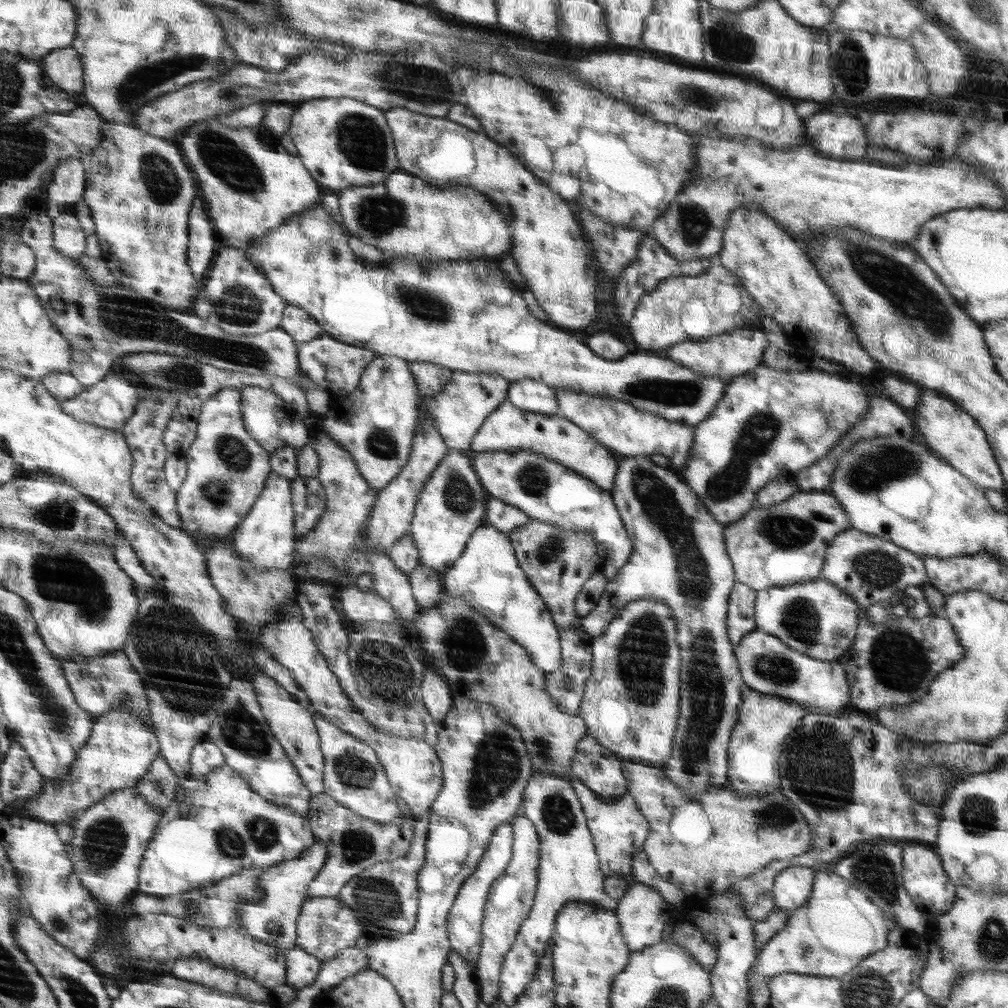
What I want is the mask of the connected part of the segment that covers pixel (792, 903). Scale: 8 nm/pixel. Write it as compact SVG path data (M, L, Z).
M800 866L784 869L775 878L772 894L775 896L775 909L794 911L805 909L812 897L816 870Z

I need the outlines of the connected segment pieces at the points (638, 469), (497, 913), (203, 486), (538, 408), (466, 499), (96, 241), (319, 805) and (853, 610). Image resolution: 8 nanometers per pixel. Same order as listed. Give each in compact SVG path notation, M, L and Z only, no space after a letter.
M624 457L619 462L618 473L611 494L622 521L628 531L634 552L616 579L607 582L596 608L581 618L578 627L592 637L599 637L608 628L620 609L629 602L644 597L660 598L674 614L676 642L680 649L680 705L679 716L672 739L672 754L668 766L662 766L668 780L680 788L688 798L702 796L710 788L724 788L728 778L728 743L736 728L738 710L744 696L743 675L727 630L728 606L736 580L734 563L727 551L724 524L712 517L699 496L684 480L648 457Z
M524 815L516 818L511 825L515 833L511 862L507 866L508 874L503 874L504 878L500 877L500 882L496 882L496 886L491 890L492 898L488 900L488 918L483 918L484 950L479 951L476 966L482 986L481 1000L487 1005L499 1000L501 986L499 978L502 974L504 958L514 945L520 926L527 919L536 896L537 867L540 862L538 831L535 829L535 823Z
M227 388L204 405L199 438L189 450L189 475L178 491L182 528L200 544L232 539L267 486L270 454L249 436L243 411L244 393Z
M514 381L507 393L507 400L520 410L542 413L545 415L558 413L559 400L555 388L546 383L533 381Z
M449 449L433 477L428 478L408 530L418 546L420 565L444 572L459 561L472 532L484 522L484 502L486 496L470 470L470 460L462 450Z
M94 217L90 218L90 222L84 224L84 229L88 230L88 240L90 240L90 246L88 246L88 254L84 256L84 266L88 266L88 272L98 280L98 282L104 282L104 286L114 286L116 278L112 274L112 270L108 268L108 262L104 258L104 250L102 250L102 244L100 244L100 235L98 235L96 221Z
M326 792L312 795L312 810L306 818L311 823L311 830L316 830L315 841L320 841L328 849L327 862L319 870L319 876L308 885L305 898L337 897L343 886L352 878L372 868L376 863L393 861L408 854L414 840L414 822L396 819L380 824L363 815L356 814L343 803L338 802Z
M818 577L757 591L755 623L758 629L776 635L792 650L824 661L838 661L856 638L858 610L860 606L854 597L844 594L830 579Z

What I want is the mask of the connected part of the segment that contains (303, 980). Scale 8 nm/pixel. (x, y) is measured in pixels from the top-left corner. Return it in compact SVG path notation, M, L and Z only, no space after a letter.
M295 947L287 953L287 985L298 990L315 982L322 969L320 959Z

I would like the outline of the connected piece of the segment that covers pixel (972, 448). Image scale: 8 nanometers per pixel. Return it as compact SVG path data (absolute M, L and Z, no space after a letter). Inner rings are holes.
M922 387L922 396L918 406L914 406L914 417L919 424L920 434L924 434L922 443L946 463L950 463L955 470L967 475L972 482L985 490L1005 490L1006 484L1002 476L1001 467L995 458L994 445L986 436L986 432L972 415L957 405L950 398L938 395L934 390Z

